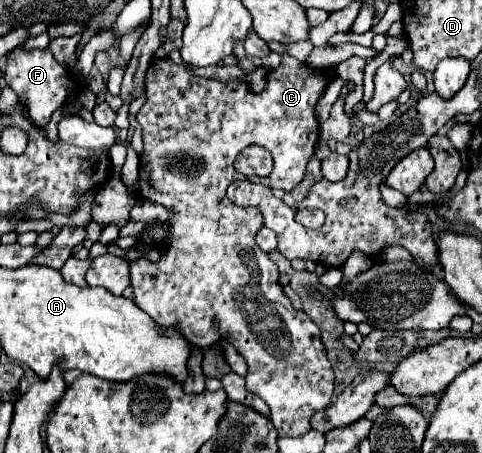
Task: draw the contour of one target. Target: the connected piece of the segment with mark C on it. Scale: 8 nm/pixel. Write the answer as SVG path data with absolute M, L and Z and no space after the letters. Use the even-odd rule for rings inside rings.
M282 57L282 65L270 71L268 87L262 95L252 93L252 89L244 81L220 83L214 79L196 77L184 65L176 65L170 59L160 59L152 63L146 73L148 99L138 111L138 123L144 137L138 195L152 203L172 207L176 215L168 221L172 233L168 241L170 247L164 251L160 261L132 263L130 277L134 303L138 303L138 307L146 311L160 327L176 327L184 335L184 339L202 349L208 349L212 343L218 341L218 337L226 337L246 359L246 389L266 401L278 437L300 437L310 431L310 425L305 425L309 424L307 420L313 413L327 408L331 403L334 373L320 339L320 329L306 313L298 313L290 305L288 297L278 285L278 267L268 259L264 251L260 251L254 241L256 229L262 227L260 213L250 207L240 209L232 205L226 197L226 187L234 179L244 177L236 173L232 163L248 145L262 145L274 157L272 173L268 177L250 177L252 181L288 192L304 179L306 165L314 155L318 137L318 119L314 107L326 85L328 79L324 77L324 71L316 71L292 57ZM212 319L218 321L218 329L212 329Z

